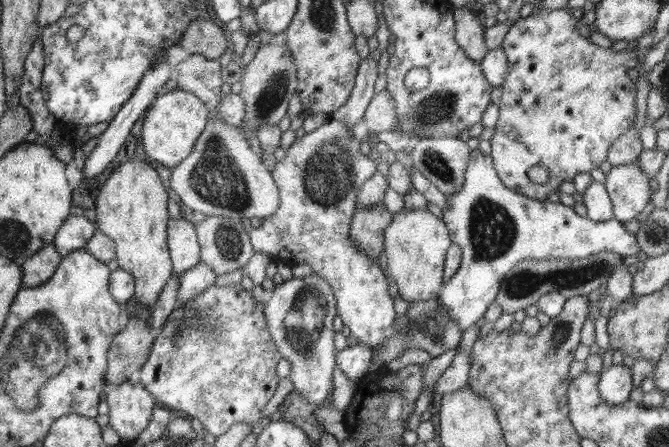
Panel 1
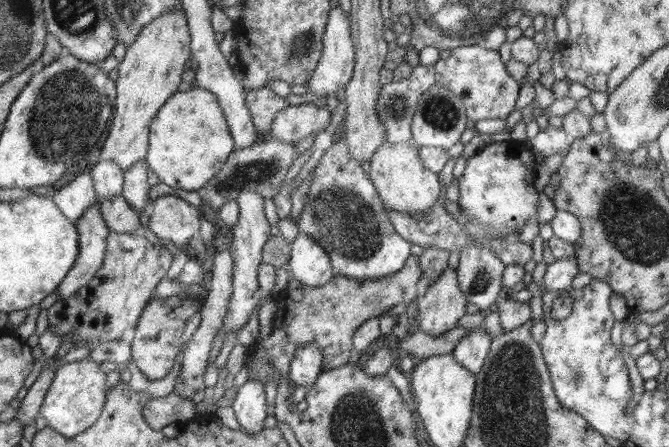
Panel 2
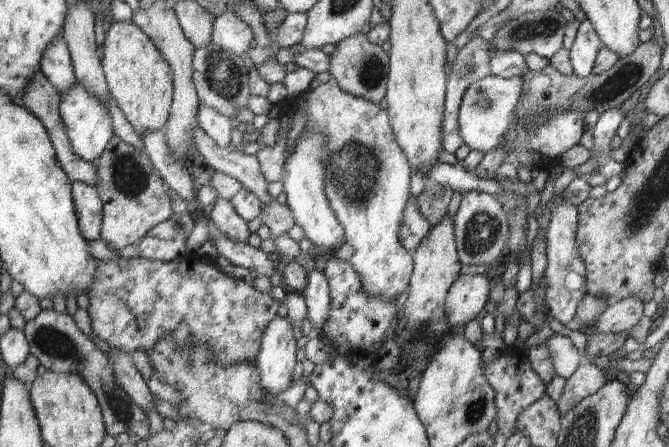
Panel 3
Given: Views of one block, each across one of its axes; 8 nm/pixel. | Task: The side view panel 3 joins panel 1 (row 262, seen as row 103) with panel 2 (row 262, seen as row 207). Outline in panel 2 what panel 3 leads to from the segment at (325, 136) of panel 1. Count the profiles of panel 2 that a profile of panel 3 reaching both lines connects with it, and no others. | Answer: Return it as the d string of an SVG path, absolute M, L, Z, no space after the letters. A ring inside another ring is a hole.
M336 146L330 149L330 160L322 157L318 166L311 172L309 179L310 189L304 200L304 207L300 213L298 230L310 236L328 253L332 268L336 274L348 276L354 280L376 280L398 272L411 255L411 244L402 238L390 223L379 192L374 187L371 179L361 167L361 163L353 161L348 156L346 146Z

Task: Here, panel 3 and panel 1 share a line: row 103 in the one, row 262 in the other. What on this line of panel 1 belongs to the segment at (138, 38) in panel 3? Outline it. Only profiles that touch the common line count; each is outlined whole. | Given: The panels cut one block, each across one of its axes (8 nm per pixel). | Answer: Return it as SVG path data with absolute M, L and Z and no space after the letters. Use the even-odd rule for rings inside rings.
M134 156L124 162L108 178L101 188L94 210L96 211L95 226L106 236L114 240L116 246L116 262L120 269L132 274L136 282L135 297L140 304L153 308L172 278L173 266L167 245L167 222L169 221L167 204L168 193L162 185L159 174L150 161L144 161ZM126 192L126 194L112 194Z

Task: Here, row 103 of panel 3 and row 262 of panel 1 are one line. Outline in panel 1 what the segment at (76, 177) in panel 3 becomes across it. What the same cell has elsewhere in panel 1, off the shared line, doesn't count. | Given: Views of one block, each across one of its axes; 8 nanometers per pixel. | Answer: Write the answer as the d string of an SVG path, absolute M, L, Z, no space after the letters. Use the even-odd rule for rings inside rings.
M54 244L40 248L20 265L24 272L22 287L38 286L46 282L54 274L61 258Z

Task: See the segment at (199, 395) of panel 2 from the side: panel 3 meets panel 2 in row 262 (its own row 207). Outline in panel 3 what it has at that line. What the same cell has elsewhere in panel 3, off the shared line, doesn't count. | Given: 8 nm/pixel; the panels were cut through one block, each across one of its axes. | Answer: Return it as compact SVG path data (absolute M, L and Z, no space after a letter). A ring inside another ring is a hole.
M218 198L211 211L210 220L224 236L236 242L248 243L251 234L248 230L248 223L238 216L229 201Z

